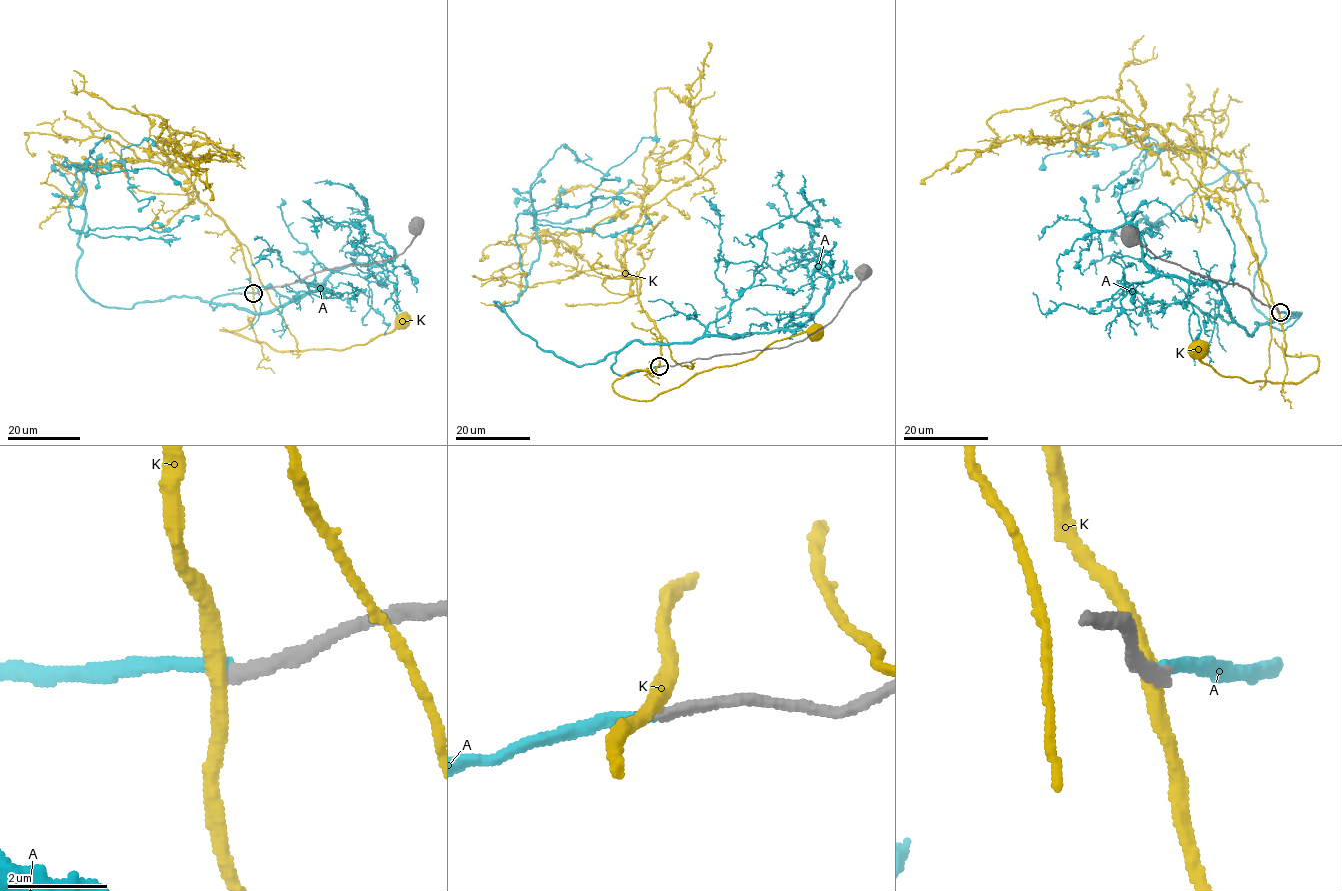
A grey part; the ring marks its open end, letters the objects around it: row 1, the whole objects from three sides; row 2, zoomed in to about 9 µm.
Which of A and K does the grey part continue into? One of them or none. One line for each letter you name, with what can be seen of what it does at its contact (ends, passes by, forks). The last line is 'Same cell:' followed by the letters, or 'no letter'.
Same cell: no letter

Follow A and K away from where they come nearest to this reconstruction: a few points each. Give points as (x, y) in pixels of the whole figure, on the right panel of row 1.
A: (1280, 312), (1300, 314), (1278, 330), (1301, 313), (1253, 305), (1246, 186), (1206, 153), (1149, 137), (1041, 169)
K: (1280, 313), (1284, 351), (1318, 359), (1318, 368), (1303, 380), (1249, 382), (1223, 376), (1203, 363), (1198, 348)

